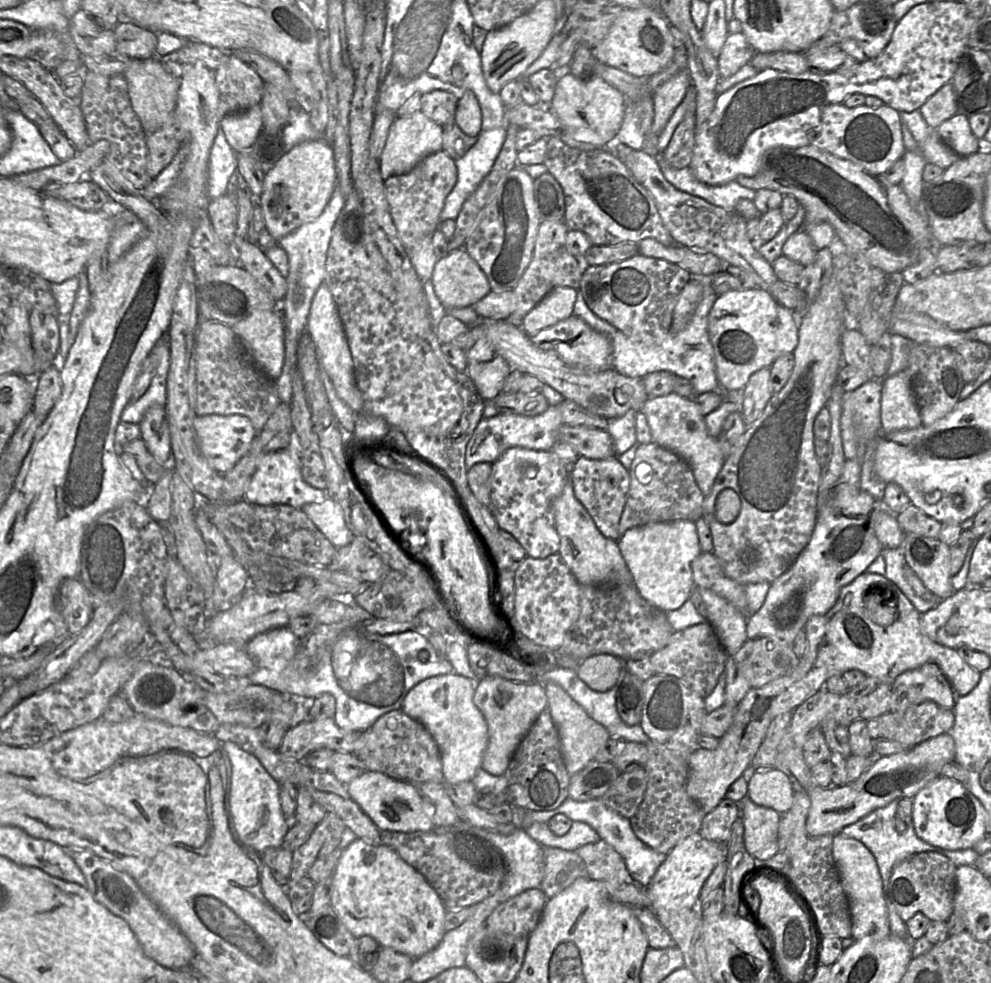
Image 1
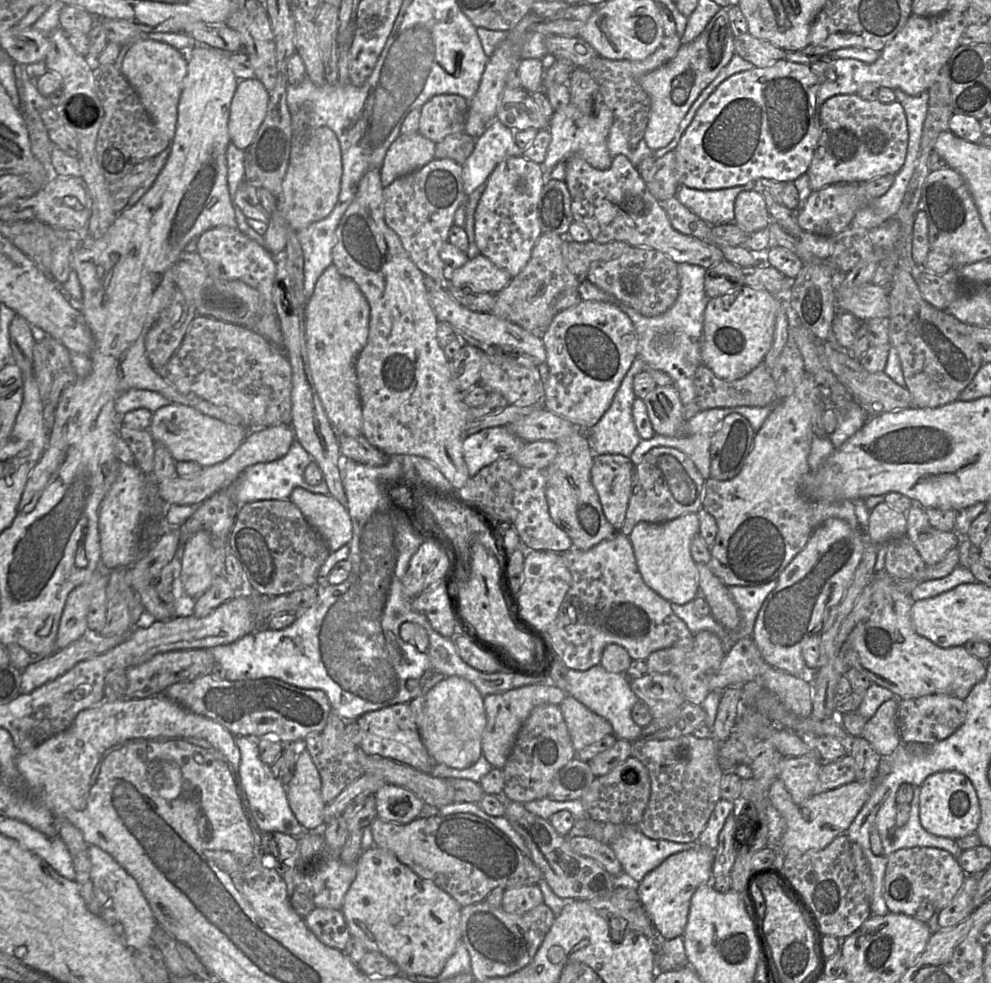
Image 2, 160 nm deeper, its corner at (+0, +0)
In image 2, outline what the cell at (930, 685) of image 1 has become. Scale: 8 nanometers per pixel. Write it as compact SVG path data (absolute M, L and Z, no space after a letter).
M947 694L898 699L897 727L903 743L933 744L951 736L965 721L964 700Z

